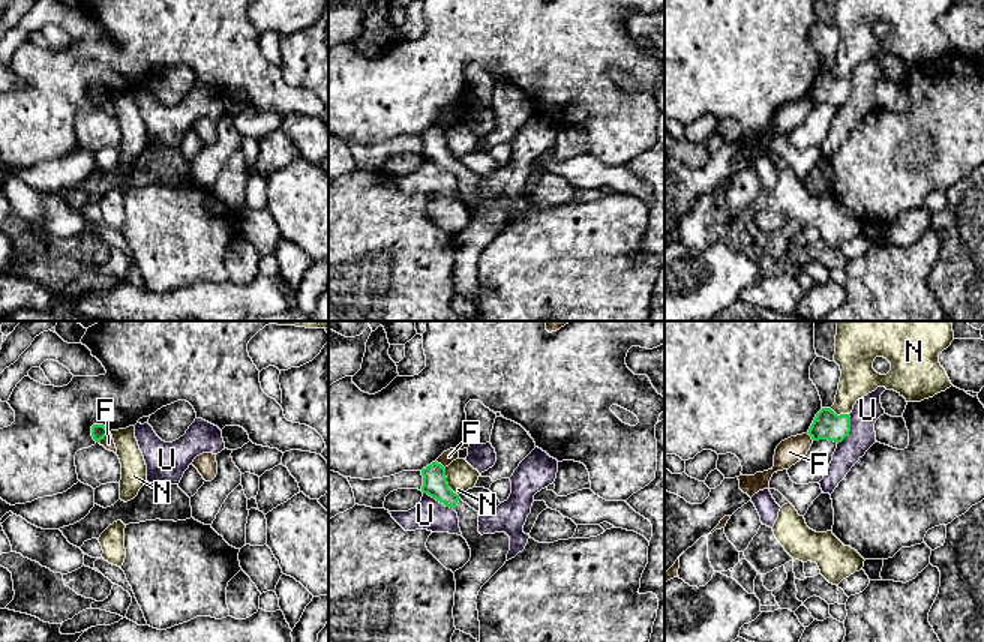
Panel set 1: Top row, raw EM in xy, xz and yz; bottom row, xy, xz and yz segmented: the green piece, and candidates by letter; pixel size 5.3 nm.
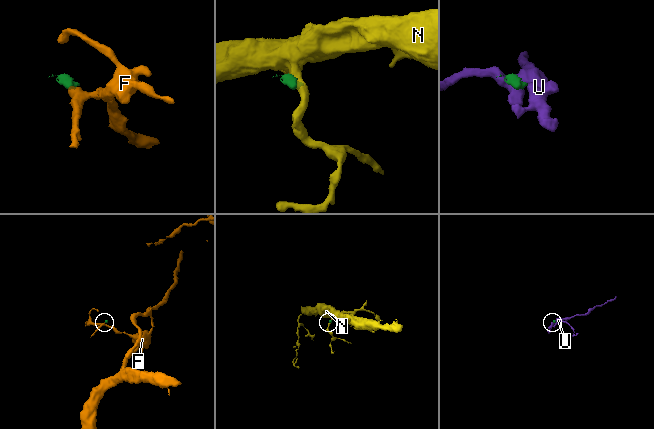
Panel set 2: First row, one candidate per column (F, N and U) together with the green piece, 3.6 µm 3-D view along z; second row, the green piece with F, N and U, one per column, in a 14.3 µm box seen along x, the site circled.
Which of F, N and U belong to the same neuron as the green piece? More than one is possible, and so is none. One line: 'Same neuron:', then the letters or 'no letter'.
Same neuron: no letter

